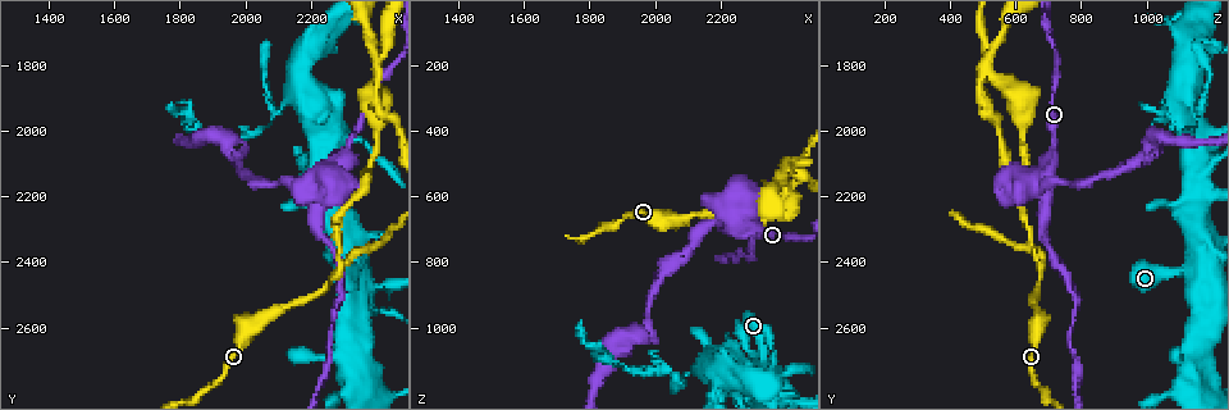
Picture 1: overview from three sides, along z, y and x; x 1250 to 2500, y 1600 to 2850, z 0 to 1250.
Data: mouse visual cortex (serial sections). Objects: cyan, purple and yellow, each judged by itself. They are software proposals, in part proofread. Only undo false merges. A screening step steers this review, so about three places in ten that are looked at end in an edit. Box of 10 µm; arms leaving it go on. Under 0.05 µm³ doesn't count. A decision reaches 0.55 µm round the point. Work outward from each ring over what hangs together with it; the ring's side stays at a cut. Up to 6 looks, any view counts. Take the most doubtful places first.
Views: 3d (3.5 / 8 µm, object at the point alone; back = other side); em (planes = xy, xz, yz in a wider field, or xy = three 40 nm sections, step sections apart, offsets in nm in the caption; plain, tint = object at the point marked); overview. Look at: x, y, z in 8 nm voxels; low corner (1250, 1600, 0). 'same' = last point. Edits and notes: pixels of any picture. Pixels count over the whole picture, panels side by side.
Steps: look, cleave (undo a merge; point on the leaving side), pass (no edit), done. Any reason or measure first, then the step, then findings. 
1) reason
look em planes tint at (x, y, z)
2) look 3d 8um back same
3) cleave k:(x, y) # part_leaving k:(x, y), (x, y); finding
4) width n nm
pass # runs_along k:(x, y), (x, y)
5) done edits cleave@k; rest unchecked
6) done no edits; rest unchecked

a fork
look 3d 3.5um back at (2280, 2420, 680)

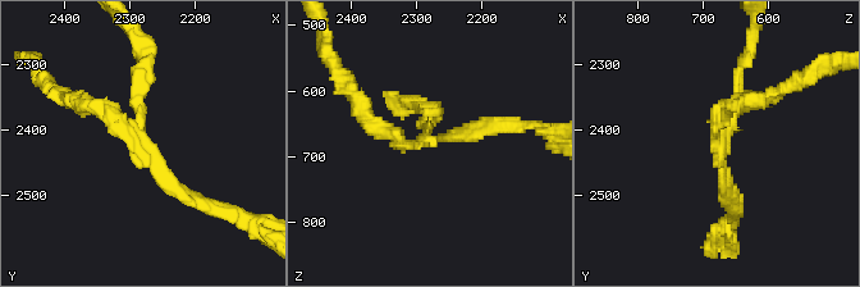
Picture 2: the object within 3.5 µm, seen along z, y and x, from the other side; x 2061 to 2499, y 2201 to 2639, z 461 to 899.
arms 3; arm_widths 150, 150, 200 nm
look em xy step 1 tint at (2290, 2415, 675)

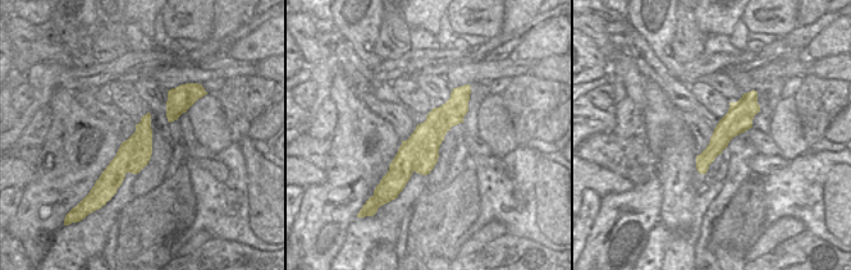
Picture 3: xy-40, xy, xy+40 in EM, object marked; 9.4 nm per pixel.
look em xy step 5 tint same

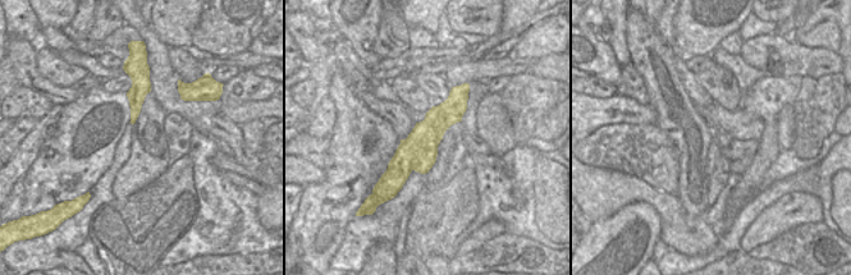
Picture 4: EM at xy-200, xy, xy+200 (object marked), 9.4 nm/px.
cleave 2:(143, 69) # part_leaving 2:(140, 110), (143, 51), (136, 36); a second cell is stuck on

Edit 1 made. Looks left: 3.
sharp bend
look 3d 3.5um at (2090, 1940, 1150)

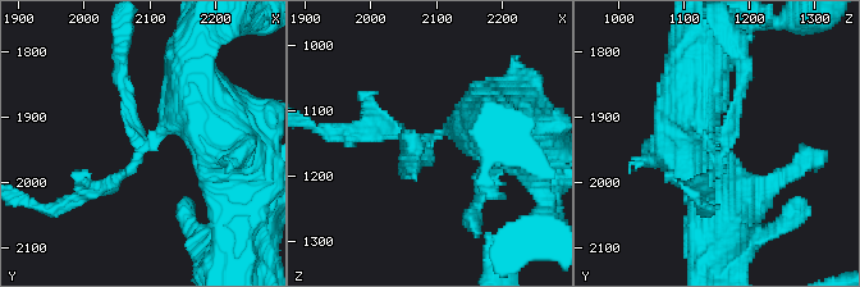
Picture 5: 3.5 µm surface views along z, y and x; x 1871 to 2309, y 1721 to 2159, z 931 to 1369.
look em xy step 5 tint at (2090, 1945, 1145)

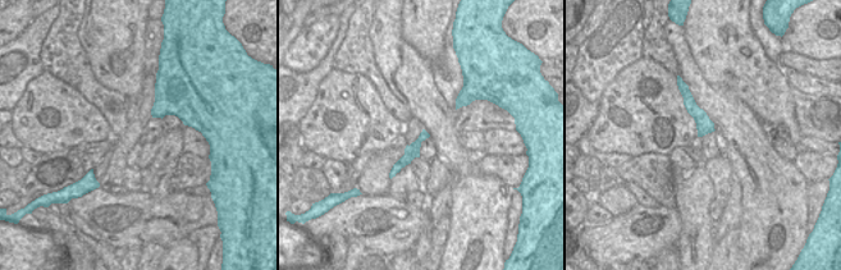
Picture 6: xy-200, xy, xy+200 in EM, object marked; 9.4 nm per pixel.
cleave 5:(128, 103) # part_leaving 5:(141, 150), (101, 190), (42, 209); two cells meet here

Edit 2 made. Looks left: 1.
done edits cleave@2, cleave@5; rest unchecked

